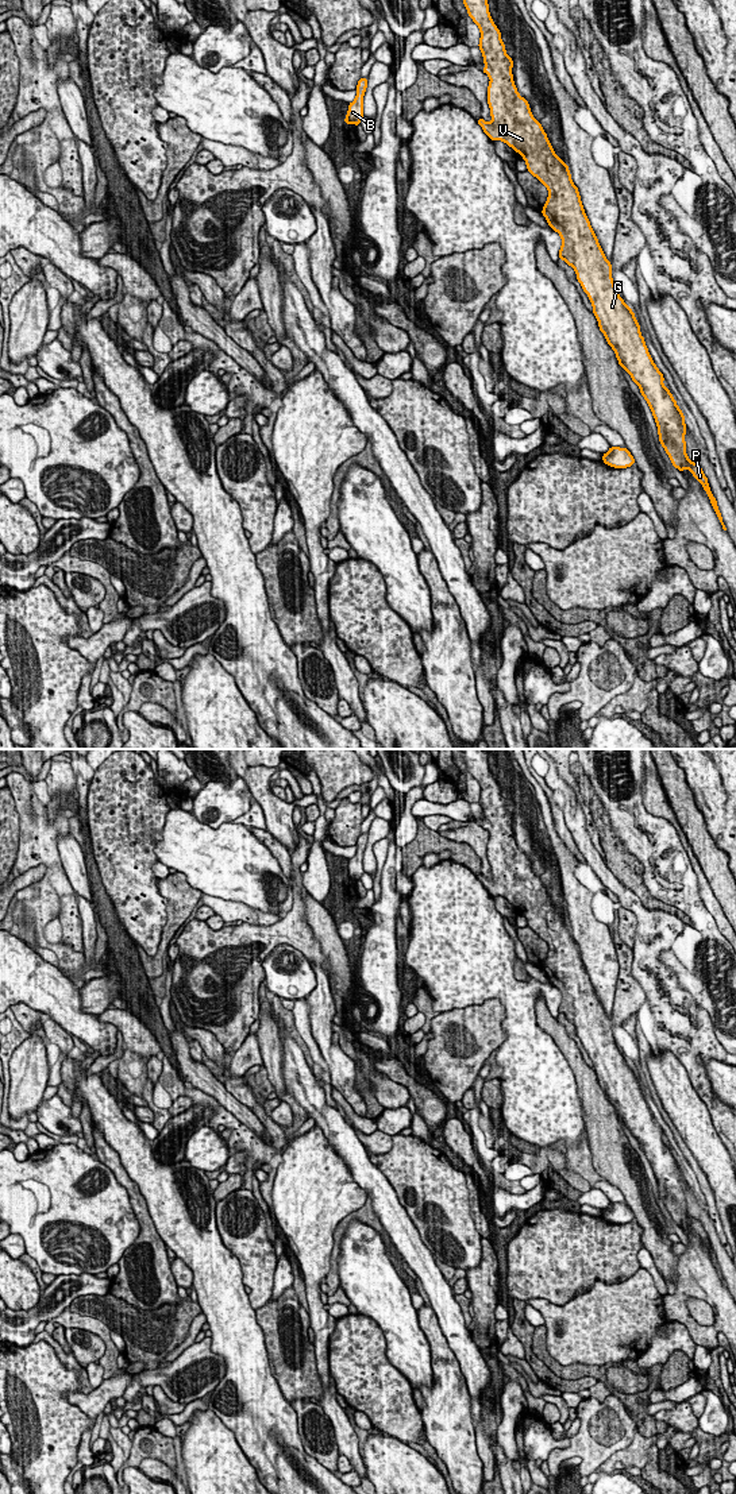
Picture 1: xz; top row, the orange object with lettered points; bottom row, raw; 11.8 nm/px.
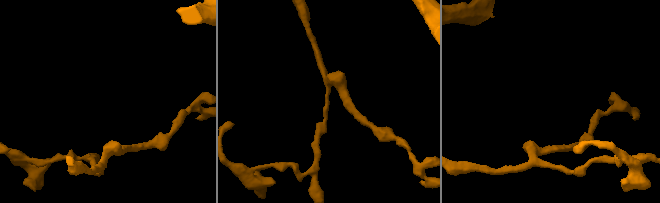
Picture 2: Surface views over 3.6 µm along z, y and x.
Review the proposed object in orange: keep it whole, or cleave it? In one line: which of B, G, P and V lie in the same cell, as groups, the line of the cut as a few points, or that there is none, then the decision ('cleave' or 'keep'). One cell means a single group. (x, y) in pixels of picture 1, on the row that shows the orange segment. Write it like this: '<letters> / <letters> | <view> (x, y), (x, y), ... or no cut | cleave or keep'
B / G P V | xz (613, 447), (607, 454) | cleave

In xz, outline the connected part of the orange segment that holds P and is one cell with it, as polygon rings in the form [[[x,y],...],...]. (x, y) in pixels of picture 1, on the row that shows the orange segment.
[[[488,0],[462,1],[481,31],[478,47],[486,65],[482,72],[490,78],[488,104],[492,121],[479,117],[478,124],[493,142],[502,140],[519,153],[528,171],[547,186],[548,198],[542,215],[562,238],[559,259],[575,270],[575,278],[593,305],[600,331],[614,351],[619,364],[637,383],[652,412],[659,441],[673,466],[681,472],[690,470],[708,493],[718,521],[727,530],[708,478],[701,466],[687,458],[685,416],[663,385],[663,374],[648,352],[635,313],[614,287],[612,265],[585,213],[569,166],[555,154],[528,101],[517,92],[512,74],[513,61],[506,54],[501,32],[489,13]]]

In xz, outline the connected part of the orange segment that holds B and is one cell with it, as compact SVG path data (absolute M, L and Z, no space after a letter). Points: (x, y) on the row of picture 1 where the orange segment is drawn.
M367 77L361 78L357 85L357 97L348 104L347 116L344 117L346 124L359 126L363 115L363 96L367 88Z

